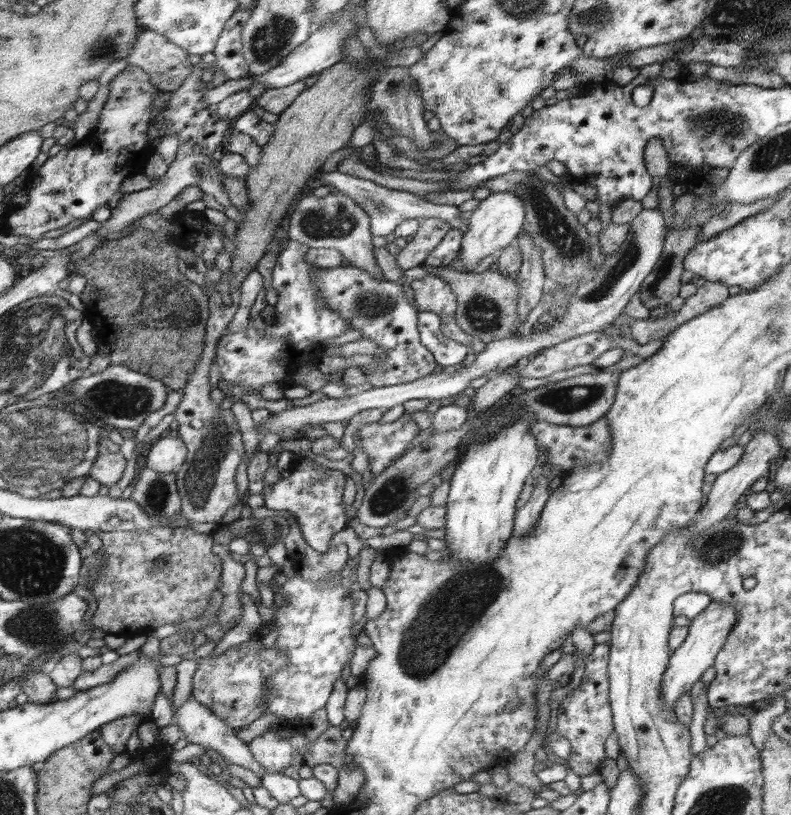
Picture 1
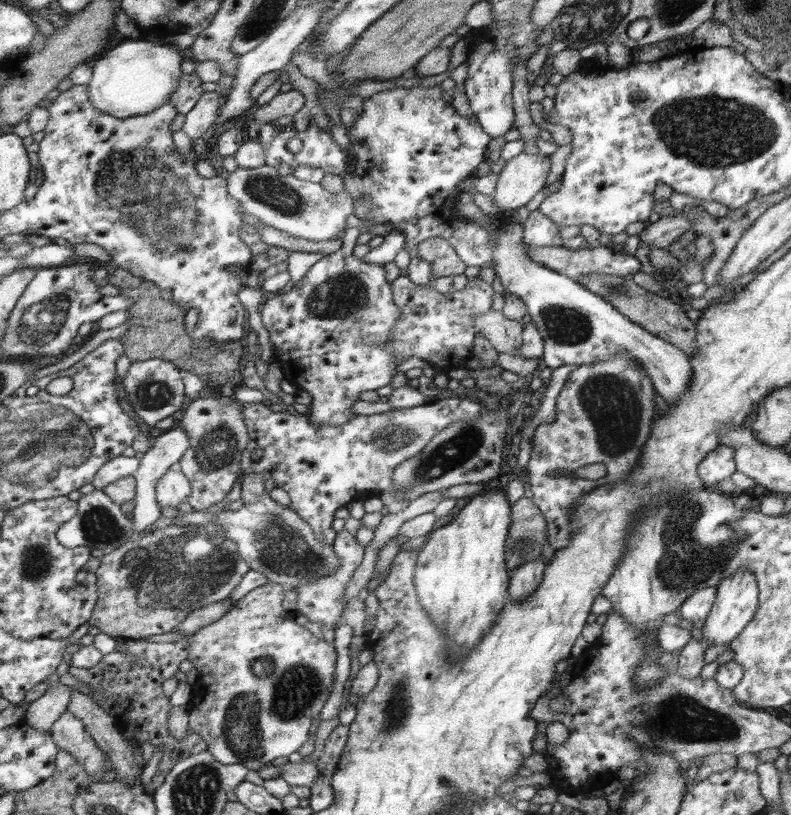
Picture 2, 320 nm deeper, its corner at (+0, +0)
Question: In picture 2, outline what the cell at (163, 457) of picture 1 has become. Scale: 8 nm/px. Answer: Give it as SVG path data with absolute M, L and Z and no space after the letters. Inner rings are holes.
M174 466L157 482L156 500L161 508L170 506L177 508L182 502L187 502L191 495L191 482L187 476Z

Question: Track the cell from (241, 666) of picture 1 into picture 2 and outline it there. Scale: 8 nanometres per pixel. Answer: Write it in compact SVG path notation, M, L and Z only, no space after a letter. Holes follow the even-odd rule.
M270 581L235 602L228 613L232 614L232 620L225 620L223 617L210 624L210 626L202 627L197 633L186 638L189 642L187 659L192 662L199 675L196 684L193 684L194 691L188 704L189 727L208 742L207 750L213 753L213 756L222 764L244 764L249 770L258 771L276 758L290 756L290 754L298 752L300 746L310 736L310 726L314 722L314 716L319 716L322 707L331 694L330 687L333 686L332 683L335 679L336 649L334 649L333 644L317 638L310 630L306 630L306 628L302 628L300 624L294 622L294 611L288 612L282 606L282 598L284 598L282 594L284 594L284 586Z

